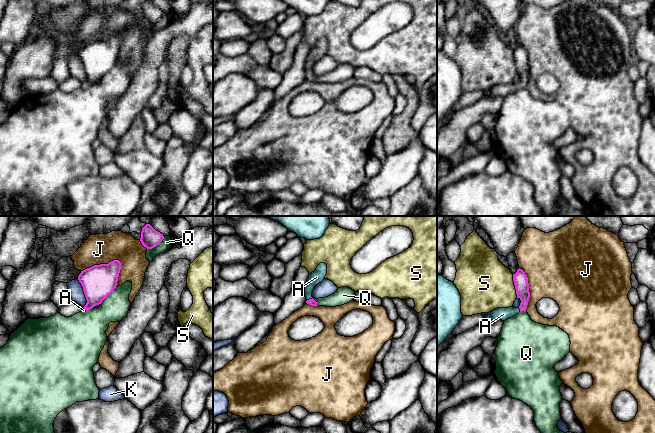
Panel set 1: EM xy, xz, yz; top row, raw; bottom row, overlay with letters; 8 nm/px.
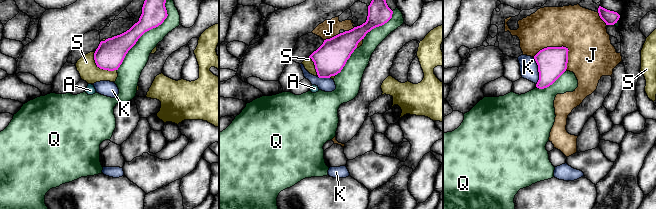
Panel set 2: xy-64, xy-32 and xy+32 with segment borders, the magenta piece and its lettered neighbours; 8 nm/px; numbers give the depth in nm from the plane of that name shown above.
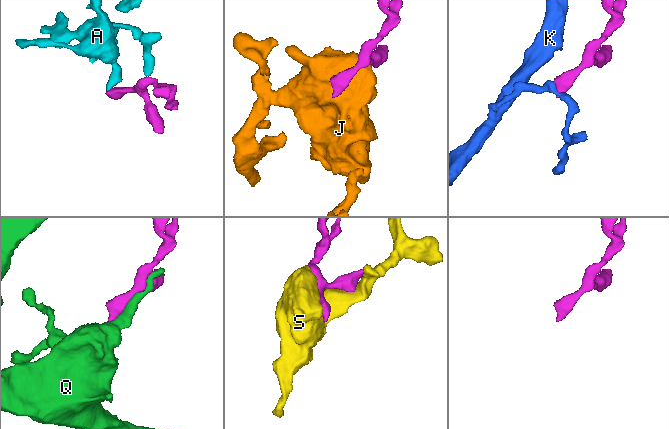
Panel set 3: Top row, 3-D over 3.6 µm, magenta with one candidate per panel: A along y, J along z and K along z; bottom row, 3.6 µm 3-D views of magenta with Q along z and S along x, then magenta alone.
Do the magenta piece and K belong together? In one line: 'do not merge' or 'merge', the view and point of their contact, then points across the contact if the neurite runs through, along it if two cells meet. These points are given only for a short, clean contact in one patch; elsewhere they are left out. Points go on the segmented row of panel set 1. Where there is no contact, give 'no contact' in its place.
do not merge; meets magenta in xy at (84, 293); border along xy (77, 279), (86, 300), (86, 304), (83, 307)

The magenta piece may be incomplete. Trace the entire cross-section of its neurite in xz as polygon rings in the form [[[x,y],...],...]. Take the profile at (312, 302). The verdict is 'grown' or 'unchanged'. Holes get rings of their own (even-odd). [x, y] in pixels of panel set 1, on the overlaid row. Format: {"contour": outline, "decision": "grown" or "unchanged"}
{"contour": [[[320,263],[316,270],[309,274],[305,285],[305,297],[307,299],[306,303],[311,306],[318,306],[317,302],[313,299],[312,293],[316,285],[321,283],[327,274],[327,265],[325,263]]], "decision": "grown"}

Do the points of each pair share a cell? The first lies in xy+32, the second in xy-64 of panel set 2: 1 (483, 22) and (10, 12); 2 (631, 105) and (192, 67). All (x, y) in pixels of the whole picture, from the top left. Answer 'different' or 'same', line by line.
1: different
2: different

